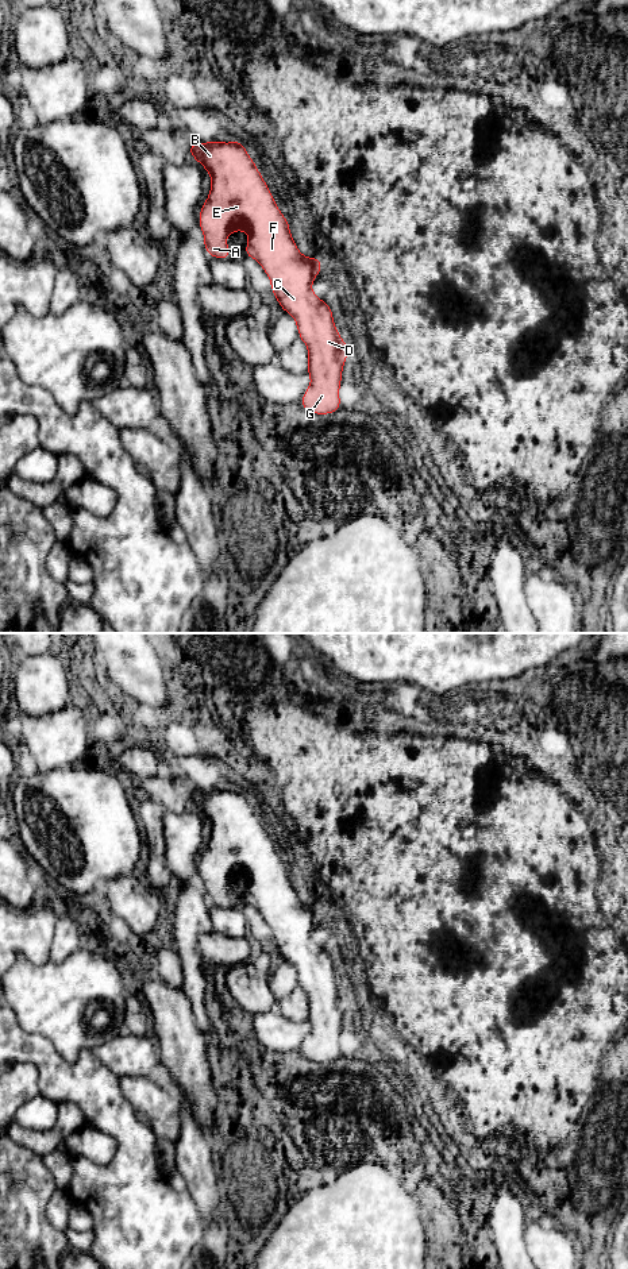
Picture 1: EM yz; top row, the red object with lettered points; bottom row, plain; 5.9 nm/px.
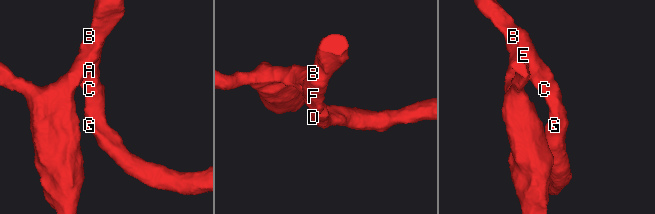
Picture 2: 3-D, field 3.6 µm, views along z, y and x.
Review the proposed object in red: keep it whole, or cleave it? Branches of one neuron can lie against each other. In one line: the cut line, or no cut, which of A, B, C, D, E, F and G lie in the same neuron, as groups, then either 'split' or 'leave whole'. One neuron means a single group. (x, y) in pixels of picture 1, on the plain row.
cut none; groups A B C D E F G; leave whole

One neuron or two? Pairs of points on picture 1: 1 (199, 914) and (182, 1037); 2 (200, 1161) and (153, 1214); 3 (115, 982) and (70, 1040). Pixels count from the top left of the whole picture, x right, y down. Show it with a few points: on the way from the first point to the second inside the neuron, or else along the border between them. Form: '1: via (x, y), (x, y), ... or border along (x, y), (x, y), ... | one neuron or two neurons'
1: border along (181, 987), (191, 1005), (193, 1022), (199, 1029) | two neurons
2: border along (185, 1191), (193, 1200), (200, 1219) | two neurons
3: via (97, 987), (70, 1014), (70, 1022) | one neuron

